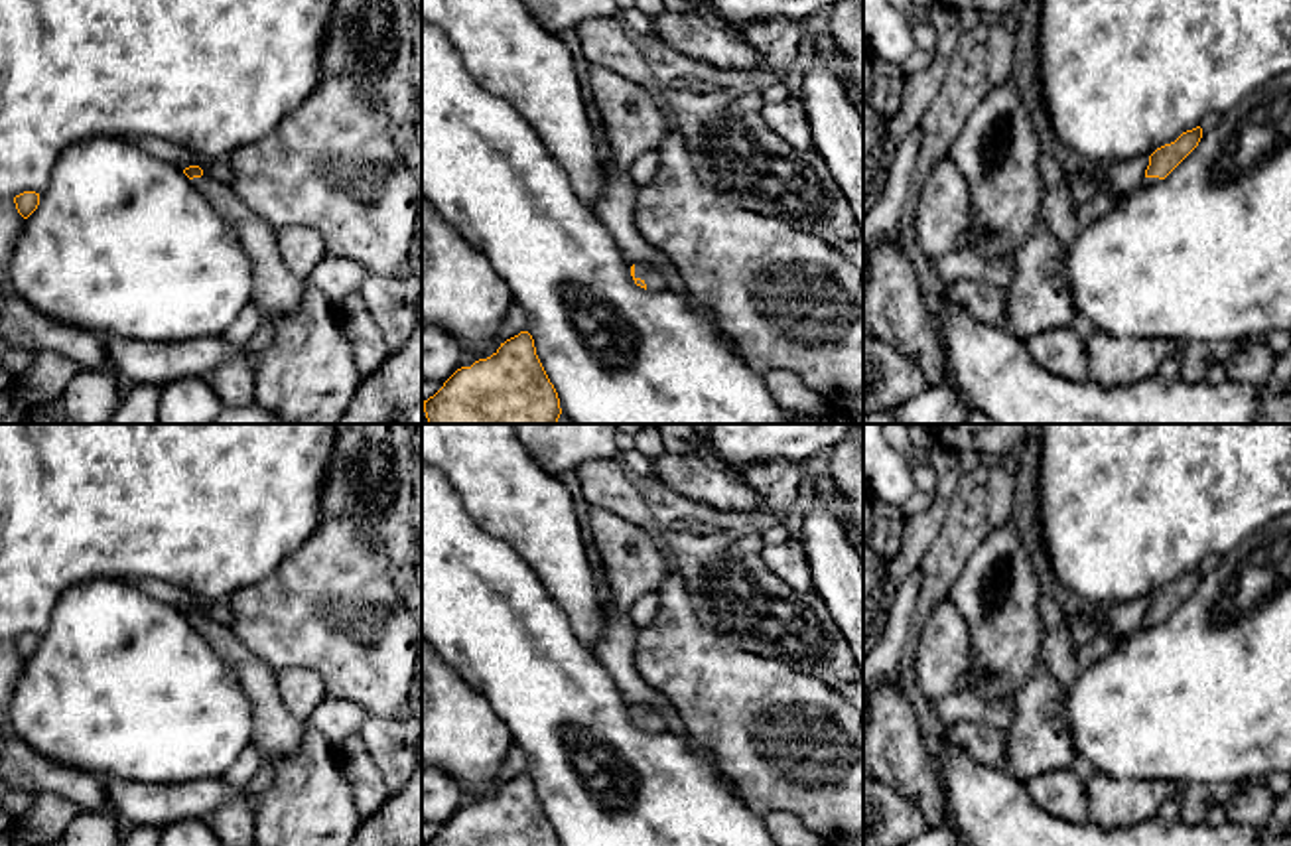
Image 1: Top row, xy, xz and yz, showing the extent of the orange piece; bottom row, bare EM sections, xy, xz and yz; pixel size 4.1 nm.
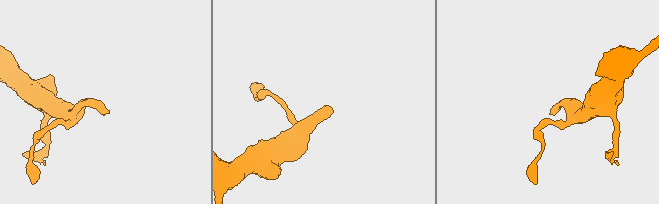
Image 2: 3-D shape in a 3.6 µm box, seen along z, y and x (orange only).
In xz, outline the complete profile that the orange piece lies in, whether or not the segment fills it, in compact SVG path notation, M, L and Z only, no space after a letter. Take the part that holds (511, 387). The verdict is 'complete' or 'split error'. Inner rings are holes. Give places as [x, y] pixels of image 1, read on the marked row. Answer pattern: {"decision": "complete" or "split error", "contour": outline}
{"decision": "complete", "contour": "M528 331L501 343L487 359L457 369L443 387L424 400L430 424L556 424L562 408Z"}

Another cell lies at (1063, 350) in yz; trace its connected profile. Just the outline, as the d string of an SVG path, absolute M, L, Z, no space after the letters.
M1054 327L1029 337L1025 343L1035 361L1053 375L1072 383L1090 381L1082 327Z

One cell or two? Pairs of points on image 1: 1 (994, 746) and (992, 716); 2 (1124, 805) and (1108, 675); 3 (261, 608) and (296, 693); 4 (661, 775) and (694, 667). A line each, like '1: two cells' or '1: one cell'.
1: two cells
2: two cells
3: two cells
4: two cells

